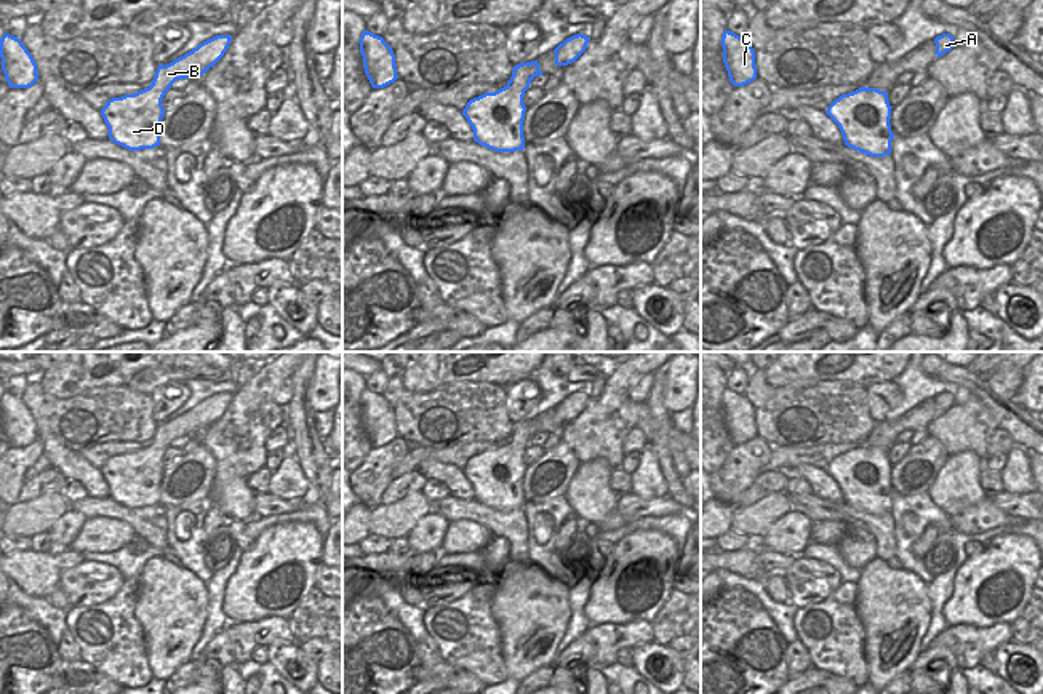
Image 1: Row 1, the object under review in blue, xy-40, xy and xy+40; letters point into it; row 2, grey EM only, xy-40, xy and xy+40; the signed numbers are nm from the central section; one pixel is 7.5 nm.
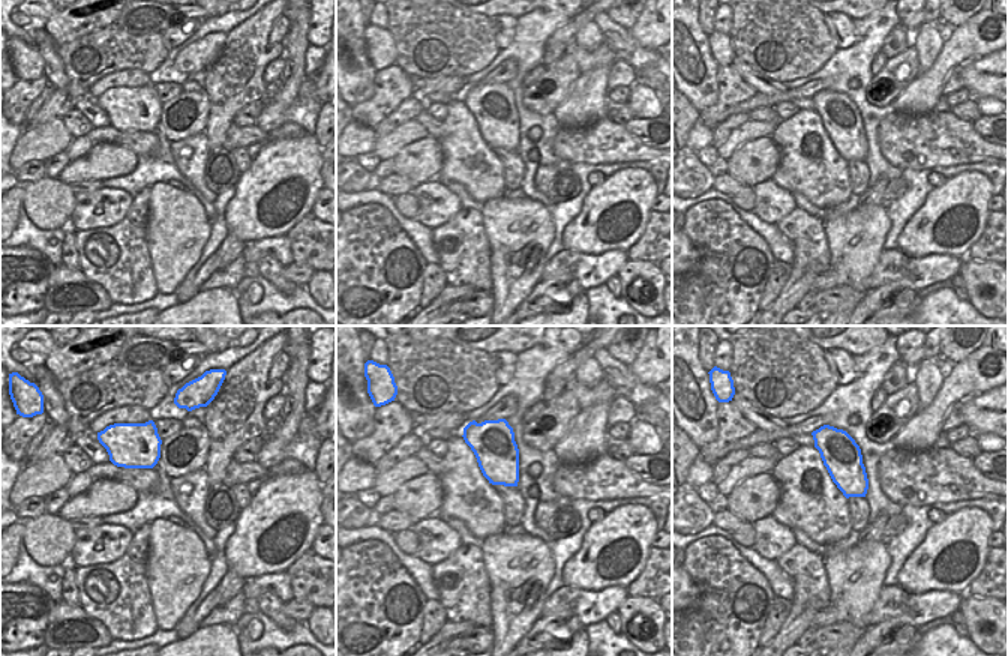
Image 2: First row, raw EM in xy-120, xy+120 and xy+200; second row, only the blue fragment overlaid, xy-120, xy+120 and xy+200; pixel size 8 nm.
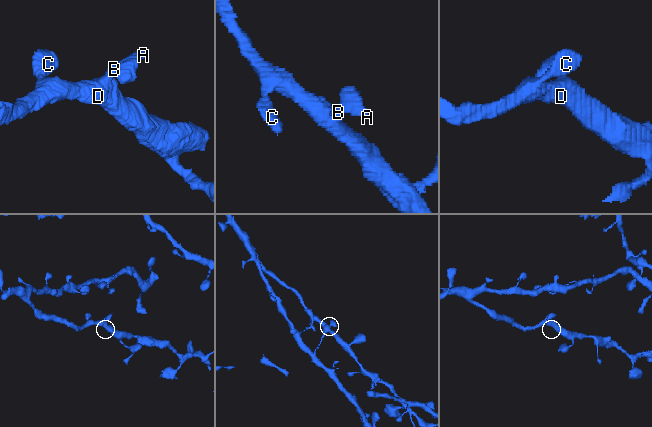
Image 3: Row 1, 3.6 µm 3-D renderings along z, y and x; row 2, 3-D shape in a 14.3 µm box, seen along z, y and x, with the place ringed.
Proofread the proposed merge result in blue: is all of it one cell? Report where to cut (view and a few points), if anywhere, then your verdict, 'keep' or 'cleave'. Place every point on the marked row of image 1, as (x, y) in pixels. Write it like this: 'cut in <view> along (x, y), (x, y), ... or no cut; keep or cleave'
no cut; keep

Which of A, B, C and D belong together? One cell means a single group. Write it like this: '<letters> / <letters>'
A B C D

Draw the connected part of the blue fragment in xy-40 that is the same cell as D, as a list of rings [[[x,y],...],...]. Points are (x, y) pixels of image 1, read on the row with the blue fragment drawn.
[[[216,35],[173,62],[158,66],[149,88],[109,99],[101,110],[109,139],[128,150],[160,146],[165,93],[176,80],[203,75],[224,56],[230,40],[232,35]]]

